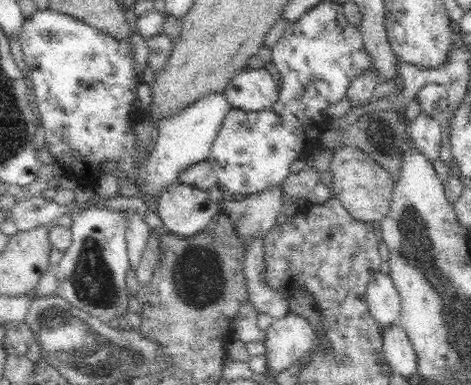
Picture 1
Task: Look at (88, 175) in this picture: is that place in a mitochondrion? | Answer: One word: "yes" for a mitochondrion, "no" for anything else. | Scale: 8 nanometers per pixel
no

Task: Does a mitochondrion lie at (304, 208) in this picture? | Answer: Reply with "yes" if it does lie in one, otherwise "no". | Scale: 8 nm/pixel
no

